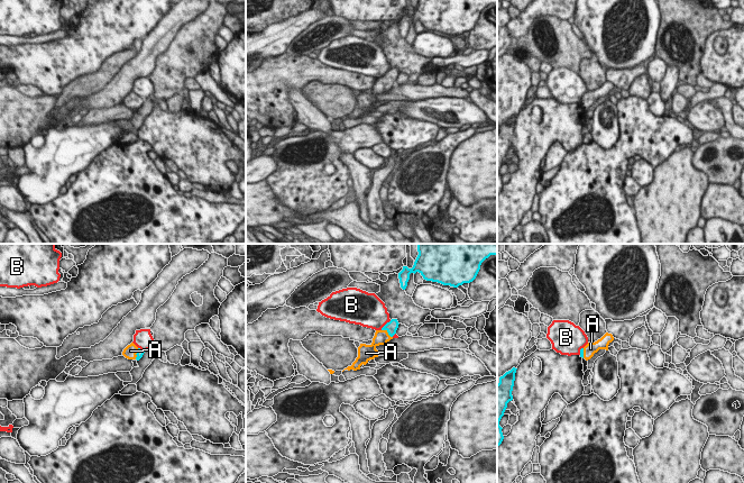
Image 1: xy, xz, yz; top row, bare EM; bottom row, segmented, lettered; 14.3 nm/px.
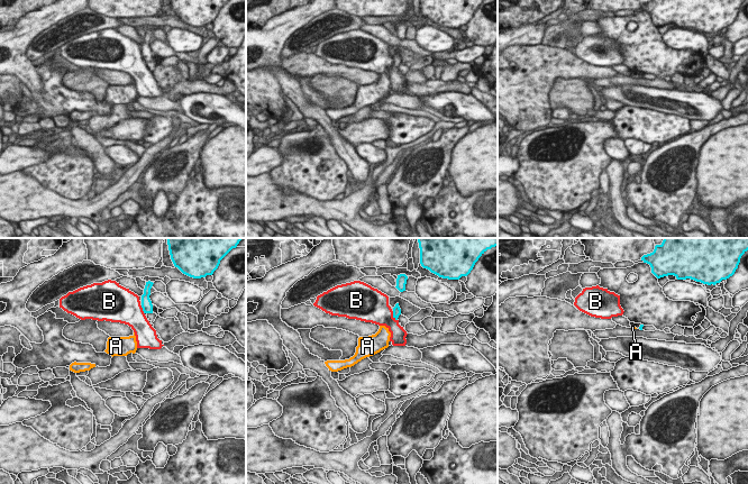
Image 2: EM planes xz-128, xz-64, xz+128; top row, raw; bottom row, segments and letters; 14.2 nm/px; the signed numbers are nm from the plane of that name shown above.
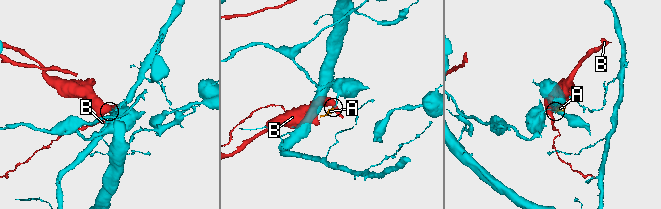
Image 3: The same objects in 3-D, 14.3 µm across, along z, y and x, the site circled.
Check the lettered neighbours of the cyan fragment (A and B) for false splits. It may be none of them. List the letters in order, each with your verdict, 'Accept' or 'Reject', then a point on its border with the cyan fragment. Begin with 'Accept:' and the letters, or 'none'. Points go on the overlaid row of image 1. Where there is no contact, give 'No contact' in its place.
Accept: A
A: Accept. Touches cyan at xz (387, 331)
B: Reject. Touches cyan at xz (385, 325)

